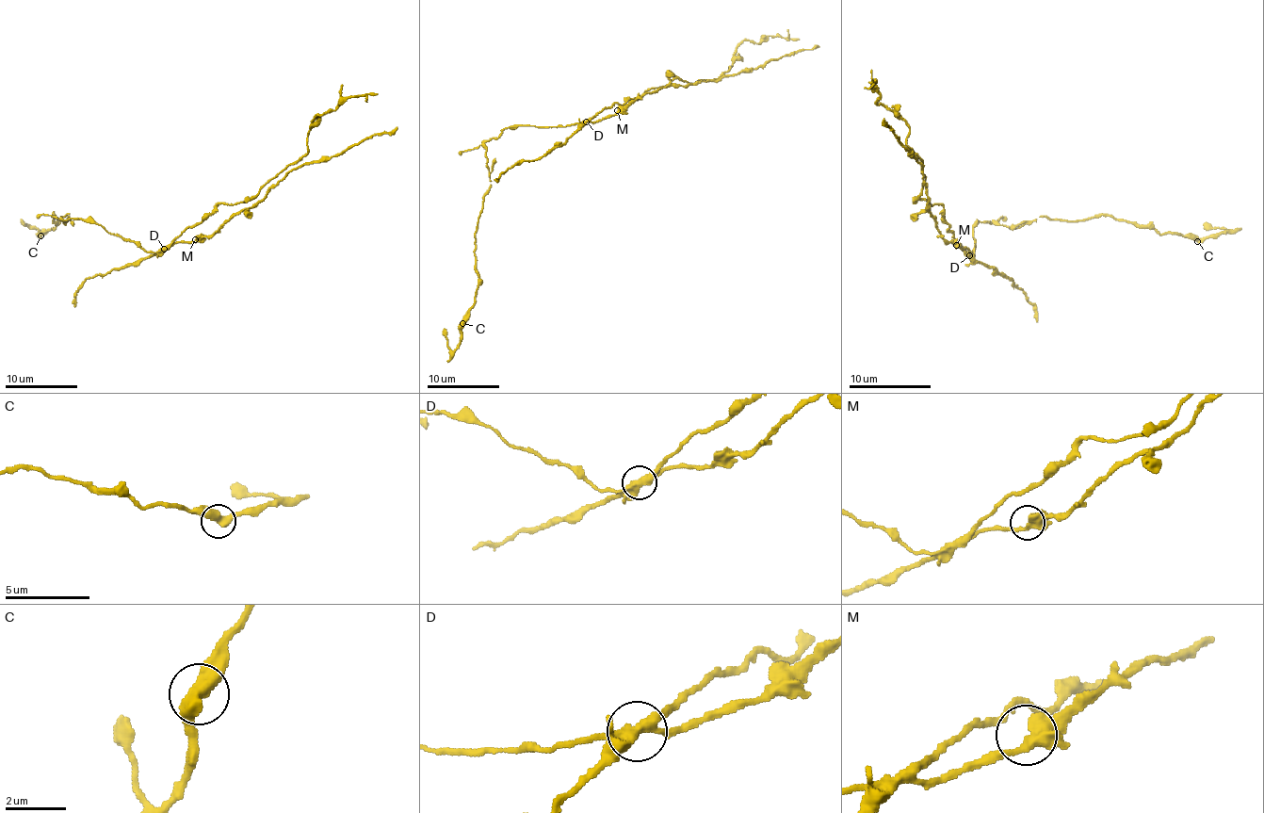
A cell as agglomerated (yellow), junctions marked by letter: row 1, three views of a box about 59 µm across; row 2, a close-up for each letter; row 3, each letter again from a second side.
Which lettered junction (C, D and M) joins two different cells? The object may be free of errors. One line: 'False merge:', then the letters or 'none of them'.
False merge: D

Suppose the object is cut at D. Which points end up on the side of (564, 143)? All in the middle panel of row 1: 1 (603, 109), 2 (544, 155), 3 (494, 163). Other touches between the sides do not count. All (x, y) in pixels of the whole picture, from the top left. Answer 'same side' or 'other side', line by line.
1: same side
2: same side
3: other side

